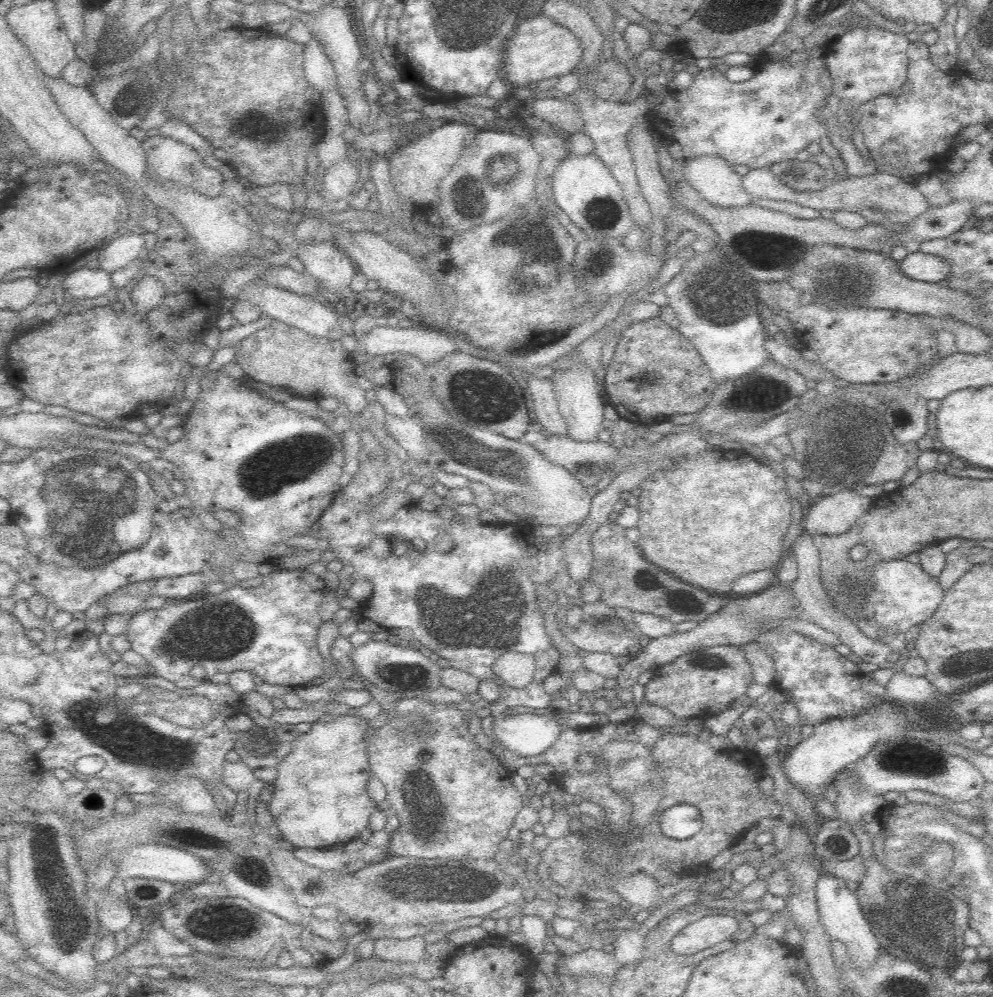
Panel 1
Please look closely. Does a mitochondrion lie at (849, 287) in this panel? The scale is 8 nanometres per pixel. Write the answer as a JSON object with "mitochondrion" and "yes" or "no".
{"mitochondrion":"yes"}

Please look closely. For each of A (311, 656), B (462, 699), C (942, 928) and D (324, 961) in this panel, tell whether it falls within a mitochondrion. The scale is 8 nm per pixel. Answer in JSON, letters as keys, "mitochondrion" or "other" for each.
{"A":"other","B":"other","C":"mitochondrion","D":"other"}

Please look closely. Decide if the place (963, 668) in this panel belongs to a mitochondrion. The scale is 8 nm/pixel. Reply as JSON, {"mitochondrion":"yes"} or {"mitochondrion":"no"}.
{"mitochondrion":"yes"}

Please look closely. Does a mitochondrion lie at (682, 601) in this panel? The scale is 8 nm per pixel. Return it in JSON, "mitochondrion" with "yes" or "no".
{"mitochondrion":"no"}

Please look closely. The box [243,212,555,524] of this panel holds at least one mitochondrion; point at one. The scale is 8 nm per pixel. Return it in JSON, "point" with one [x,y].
{"point":[494,460]}

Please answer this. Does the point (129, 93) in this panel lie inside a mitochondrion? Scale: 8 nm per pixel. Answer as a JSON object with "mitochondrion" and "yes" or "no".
{"mitochondrion":"no"}

